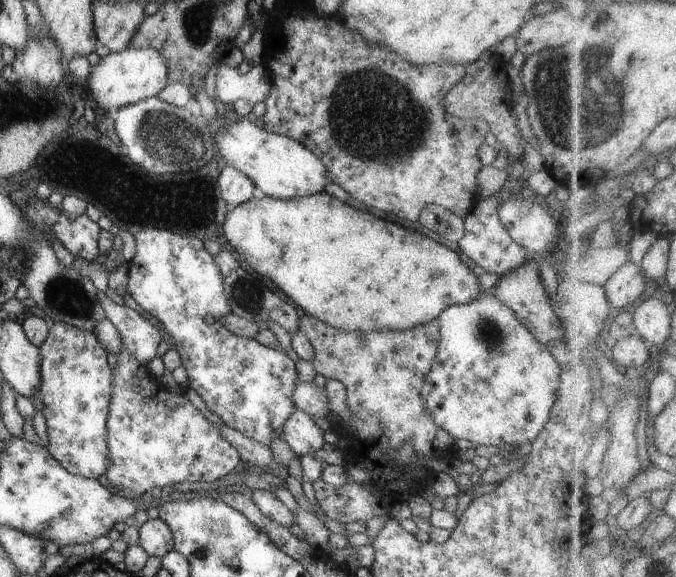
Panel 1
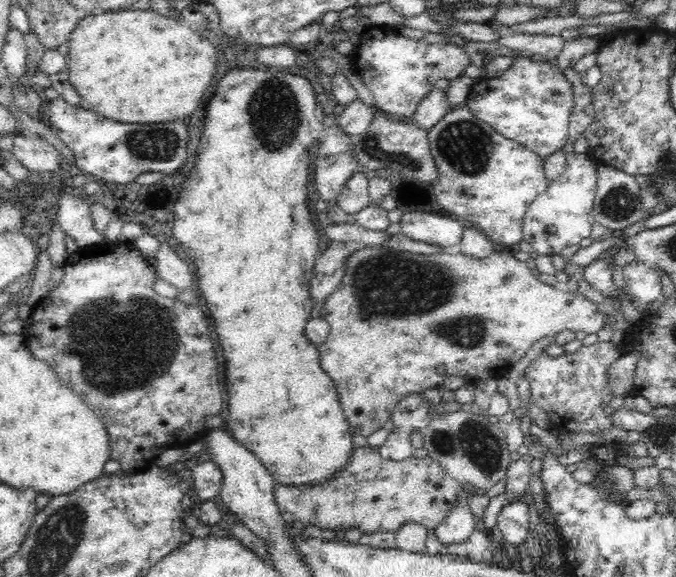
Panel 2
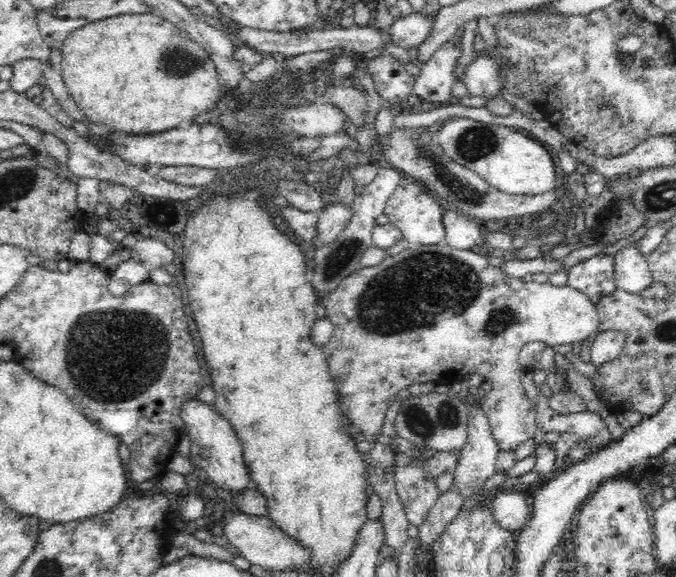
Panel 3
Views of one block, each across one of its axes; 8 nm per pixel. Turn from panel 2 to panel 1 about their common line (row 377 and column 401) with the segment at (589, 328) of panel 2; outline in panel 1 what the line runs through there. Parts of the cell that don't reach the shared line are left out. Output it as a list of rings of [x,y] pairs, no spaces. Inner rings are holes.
[[[310,315],[298,317],[298,319],[300,320],[300,328],[310,340],[314,350],[314,358],[311,362],[314,370],[324,378],[340,380],[346,388],[346,402],[347,406],[350,406],[350,412],[353,412],[353,417],[351,421],[345,423],[346,428],[342,430],[348,439],[348,446],[340,449],[346,449],[348,456],[360,456],[362,466],[372,472],[372,479],[369,481],[362,483],[354,481],[338,488],[326,484],[322,479],[314,481],[313,487],[318,506],[325,516],[337,520],[340,524],[349,524],[350,522],[358,522],[358,520],[366,522],[370,518],[376,518],[376,516],[389,516],[392,502],[405,500],[402,494],[406,490],[410,492],[410,490],[415,489],[415,493],[423,492],[434,476],[434,471],[428,467],[428,464],[421,464],[418,463],[418,460],[413,460],[404,468],[404,466],[400,466],[400,463],[398,464],[397,460],[390,459],[390,452],[400,449],[405,442],[410,442],[416,451],[416,456],[420,456],[422,460],[436,460],[436,458],[446,459],[448,454],[452,454],[458,449],[456,447],[457,440],[437,424],[434,424],[434,420],[432,420],[429,410],[420,396],[420,390],[424,386],[426,376],[430,372],[438,350],[438,341],[440,340],[438,323],[432,321],[428,324],[420,324],[420,326],[414,326],[410,330],[385,329],[360,332],[331,327]],[[410,466],[412,468],[424,467],[424,470],[429,473],[428,479],[412,480],[408,476]]]

